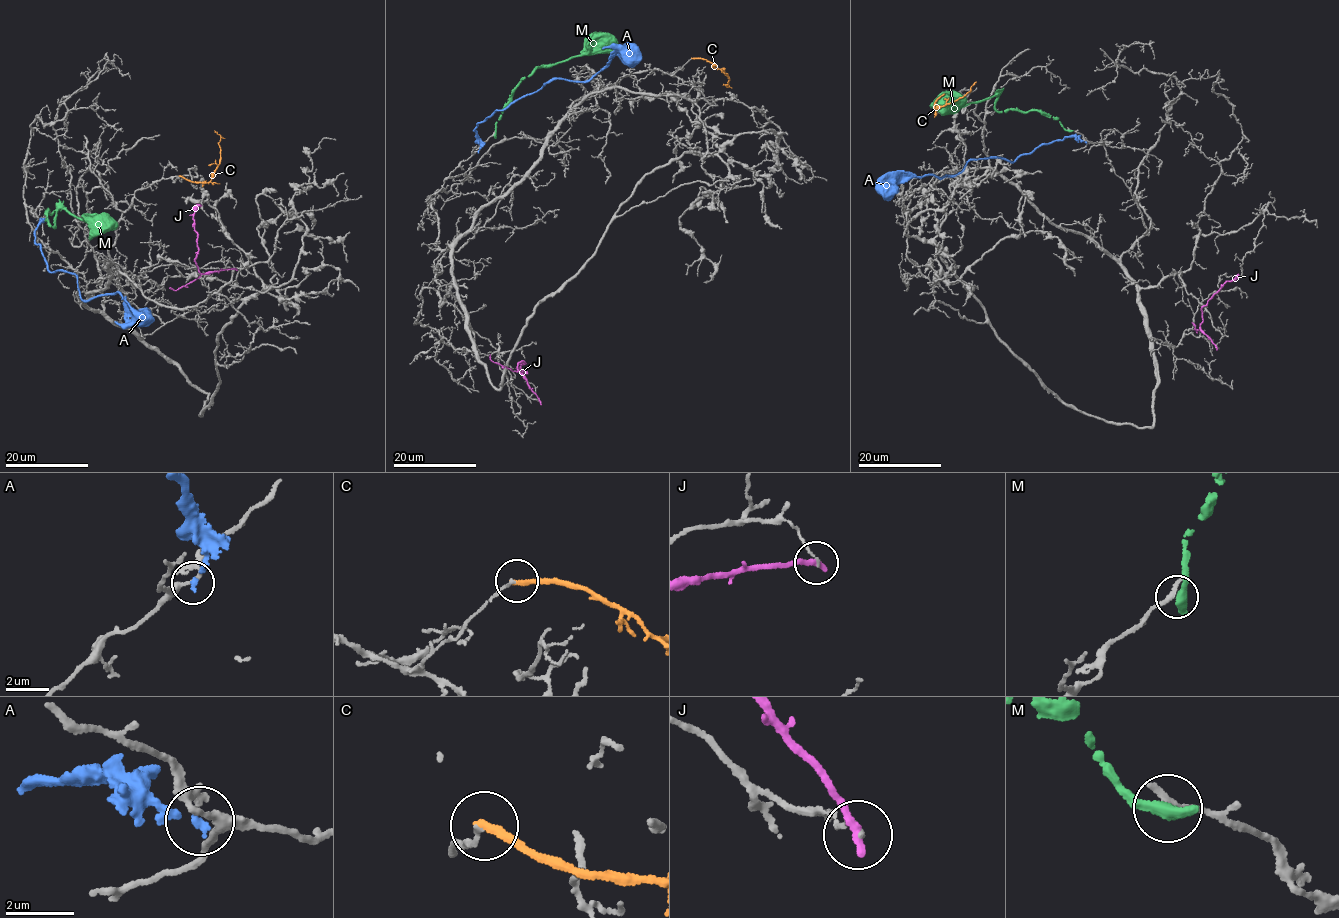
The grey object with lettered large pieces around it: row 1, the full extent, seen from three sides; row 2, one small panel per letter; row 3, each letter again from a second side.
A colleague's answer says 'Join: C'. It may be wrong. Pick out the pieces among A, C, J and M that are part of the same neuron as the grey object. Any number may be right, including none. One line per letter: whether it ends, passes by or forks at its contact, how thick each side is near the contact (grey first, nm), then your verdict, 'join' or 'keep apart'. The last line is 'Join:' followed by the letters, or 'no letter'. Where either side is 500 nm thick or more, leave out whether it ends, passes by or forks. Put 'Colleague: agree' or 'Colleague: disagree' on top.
Colleague: disagree
A: it ends | 190/200 nm | keep apart
C: it ends | 130/240 nm | keep apart
J: it ends | 120/300 nm | keep apart
M: it ends | 260/460 nm | keep apart
Join: no letter

